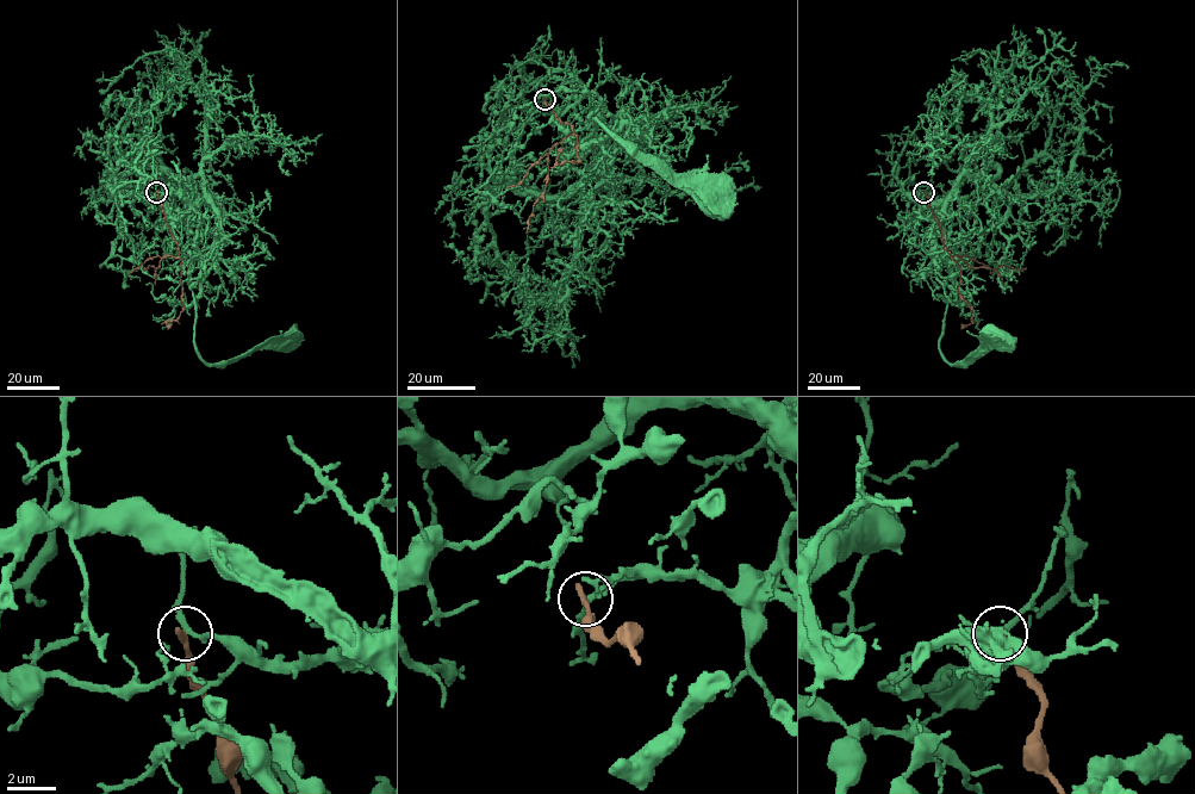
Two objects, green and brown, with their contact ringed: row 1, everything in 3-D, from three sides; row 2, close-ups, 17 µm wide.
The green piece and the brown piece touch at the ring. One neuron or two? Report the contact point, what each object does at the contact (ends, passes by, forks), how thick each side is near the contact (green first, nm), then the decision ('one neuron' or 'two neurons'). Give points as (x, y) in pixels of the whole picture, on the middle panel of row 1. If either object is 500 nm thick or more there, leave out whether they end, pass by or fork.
place (545, 99); green passes by; brown ends; calibres 220 and 320 nm; two neurons

